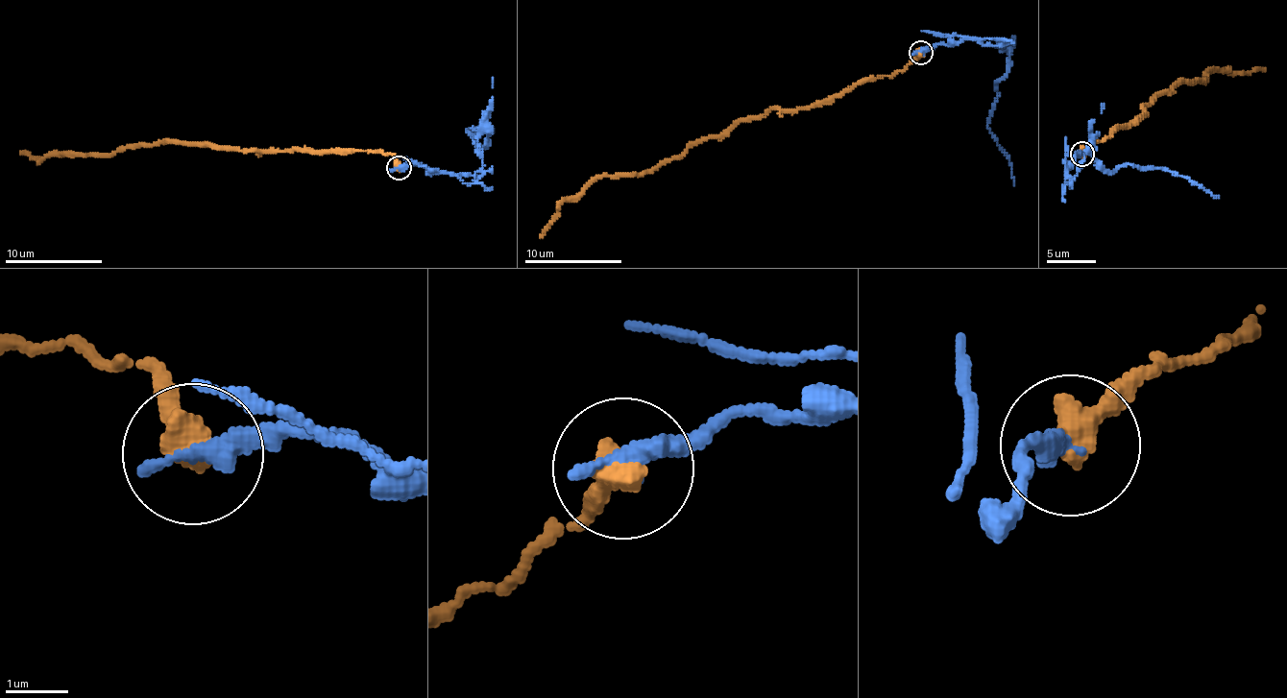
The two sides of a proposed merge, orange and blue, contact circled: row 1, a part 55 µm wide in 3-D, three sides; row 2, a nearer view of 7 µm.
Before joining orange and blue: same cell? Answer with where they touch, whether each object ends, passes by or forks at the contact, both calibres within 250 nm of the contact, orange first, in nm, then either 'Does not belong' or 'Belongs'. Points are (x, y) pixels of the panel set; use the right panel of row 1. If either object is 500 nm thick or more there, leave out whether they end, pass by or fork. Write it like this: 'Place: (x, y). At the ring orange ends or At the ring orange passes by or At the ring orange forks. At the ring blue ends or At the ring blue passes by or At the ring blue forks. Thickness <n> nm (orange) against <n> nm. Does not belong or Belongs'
Place: (1082, 154). Thickness 550 nm (orange) against 360 nm. Does not belong

